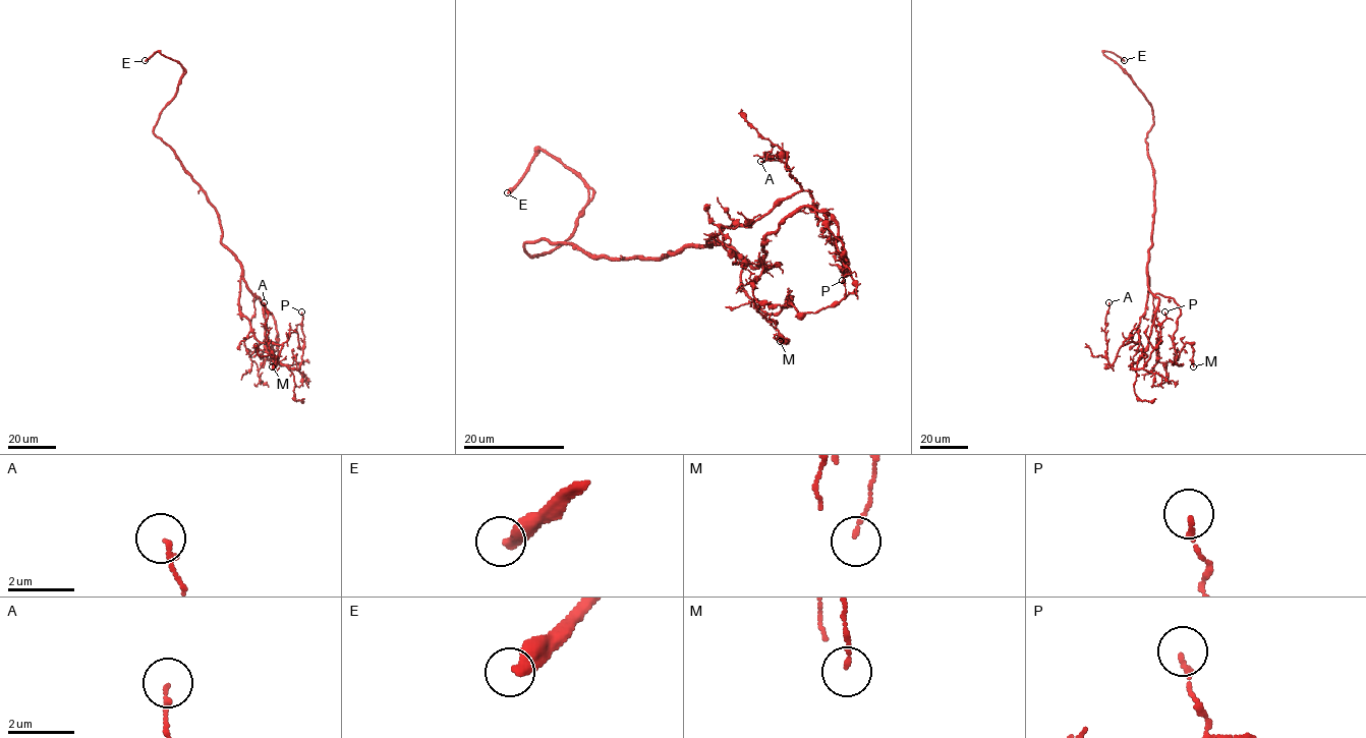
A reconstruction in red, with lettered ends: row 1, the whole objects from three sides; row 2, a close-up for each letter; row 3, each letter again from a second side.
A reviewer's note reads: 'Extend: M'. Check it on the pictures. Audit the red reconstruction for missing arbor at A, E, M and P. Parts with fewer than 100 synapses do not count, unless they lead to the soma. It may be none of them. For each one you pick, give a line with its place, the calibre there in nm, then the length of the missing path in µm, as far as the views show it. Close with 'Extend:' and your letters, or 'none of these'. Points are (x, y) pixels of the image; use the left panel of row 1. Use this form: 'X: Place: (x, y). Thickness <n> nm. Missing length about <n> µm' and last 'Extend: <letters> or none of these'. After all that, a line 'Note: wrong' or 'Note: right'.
E: Place: (145, 60). Thickness 440 nm. Missing length about 40 µm
Extend: E
Note: wrong

